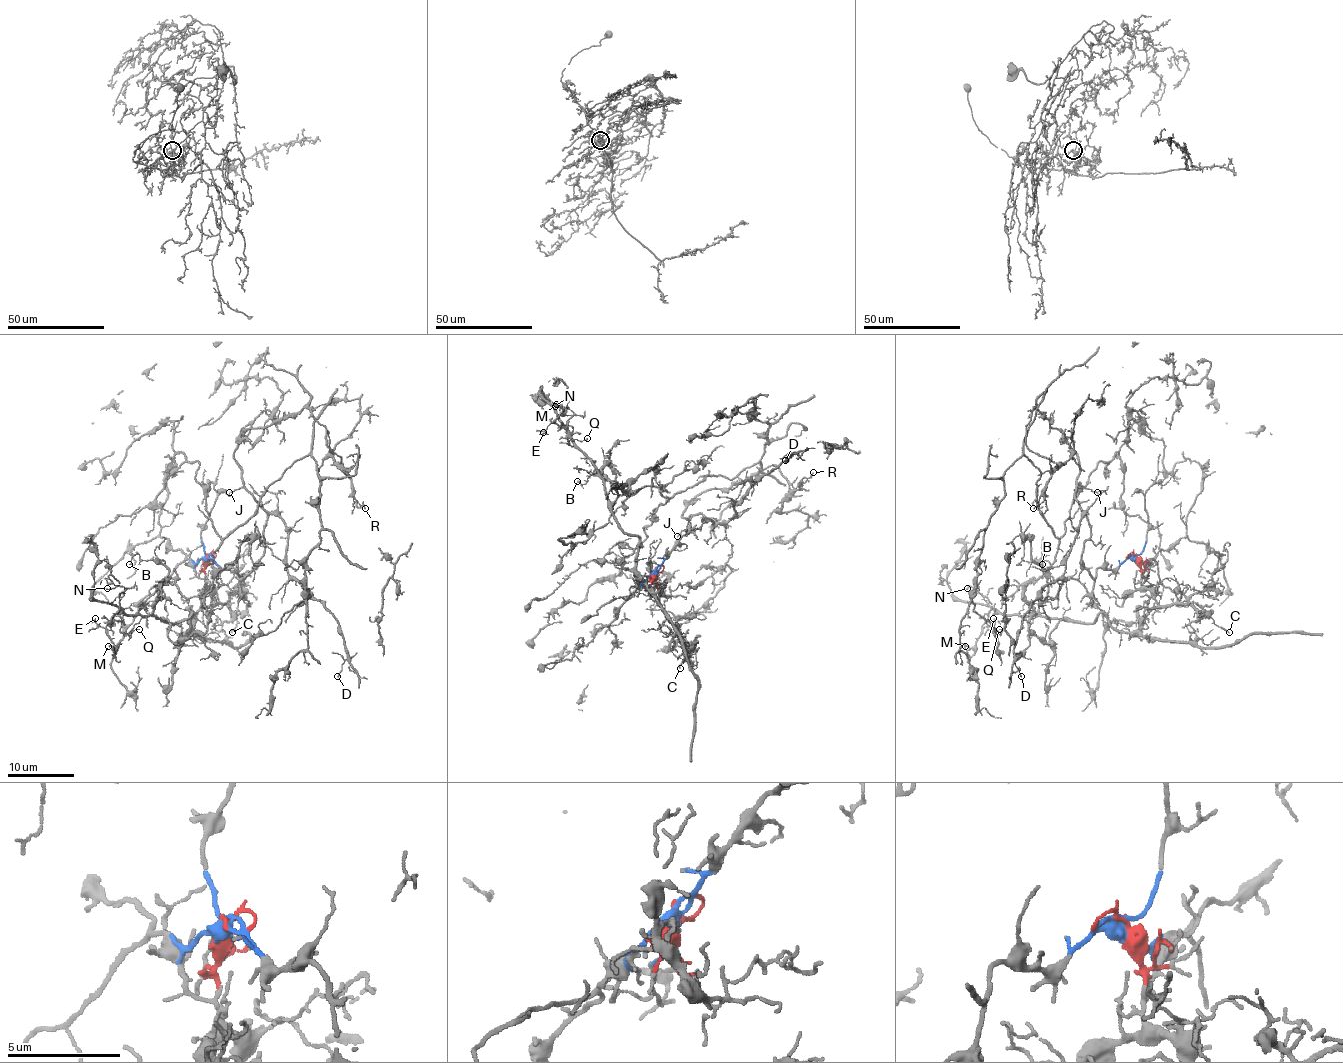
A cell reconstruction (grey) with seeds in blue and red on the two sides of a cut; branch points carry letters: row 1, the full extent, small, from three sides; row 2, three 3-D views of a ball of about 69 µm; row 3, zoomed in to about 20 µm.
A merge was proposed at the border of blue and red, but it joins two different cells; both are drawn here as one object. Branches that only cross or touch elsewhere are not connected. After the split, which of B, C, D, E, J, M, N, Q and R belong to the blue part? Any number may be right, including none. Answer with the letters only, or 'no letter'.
D, J, R

